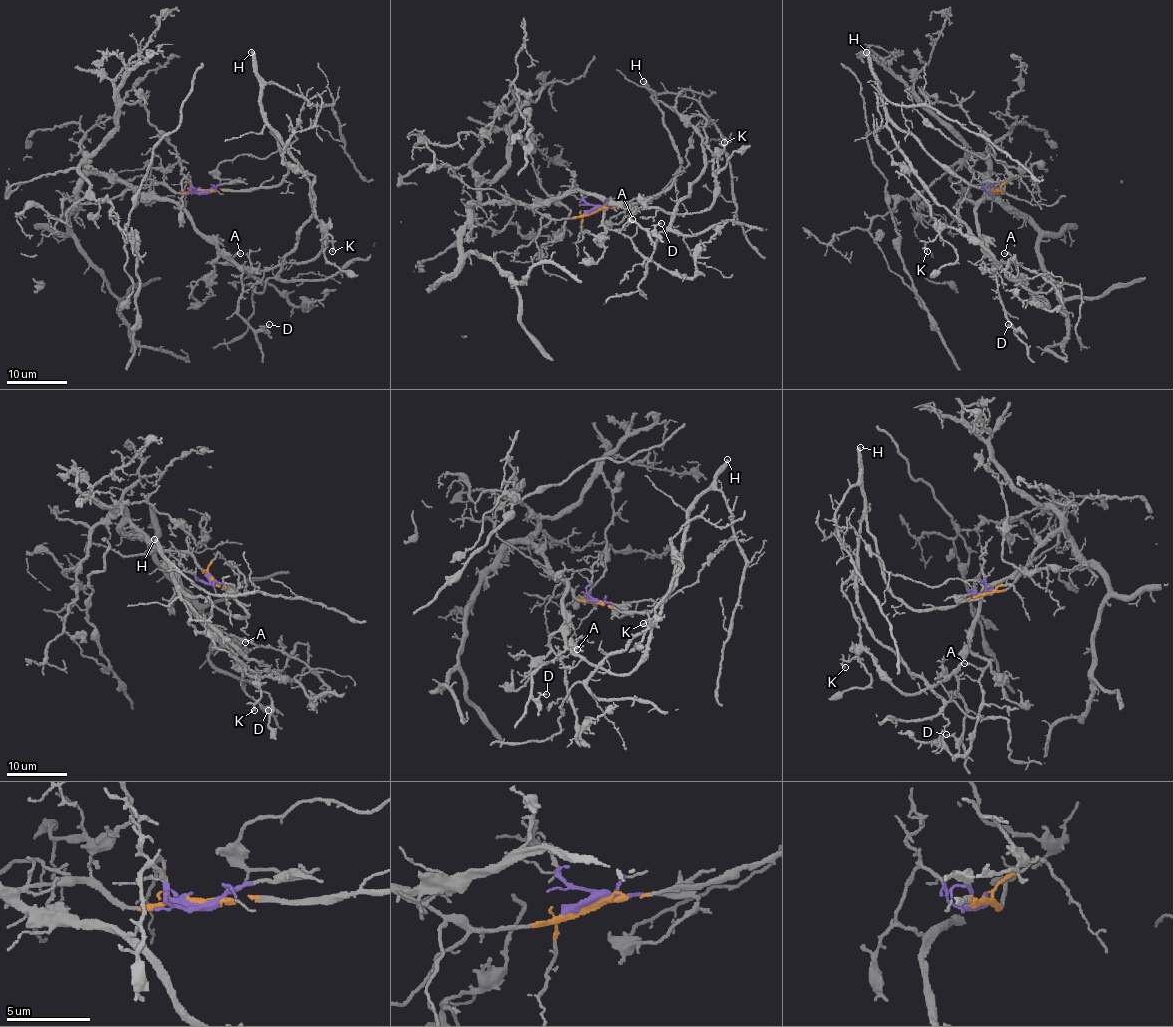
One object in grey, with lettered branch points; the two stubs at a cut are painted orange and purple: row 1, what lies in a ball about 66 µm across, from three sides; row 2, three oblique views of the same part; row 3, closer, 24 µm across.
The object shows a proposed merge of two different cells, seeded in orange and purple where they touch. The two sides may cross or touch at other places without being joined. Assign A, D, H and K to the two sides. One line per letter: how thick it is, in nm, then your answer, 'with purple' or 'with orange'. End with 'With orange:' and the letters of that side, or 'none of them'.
A: 120 nm thick; with purple
D: 140 nm thick; with purple
H: 400 nm thick; with orange
K: 150 nm thick; with purple
With orange: H

